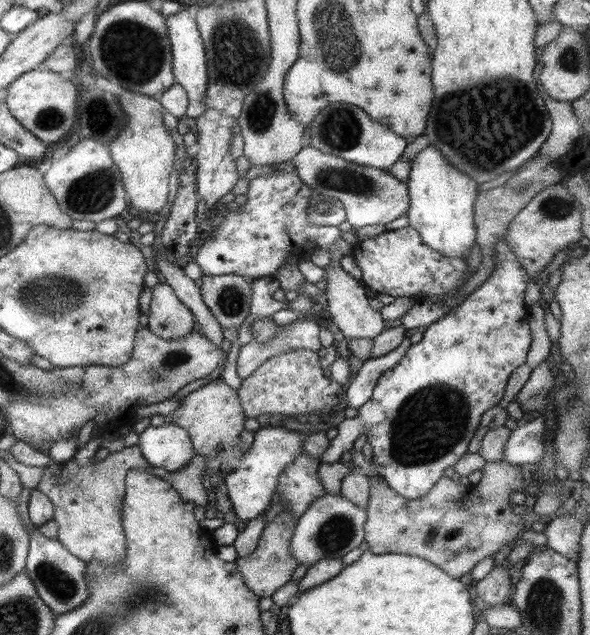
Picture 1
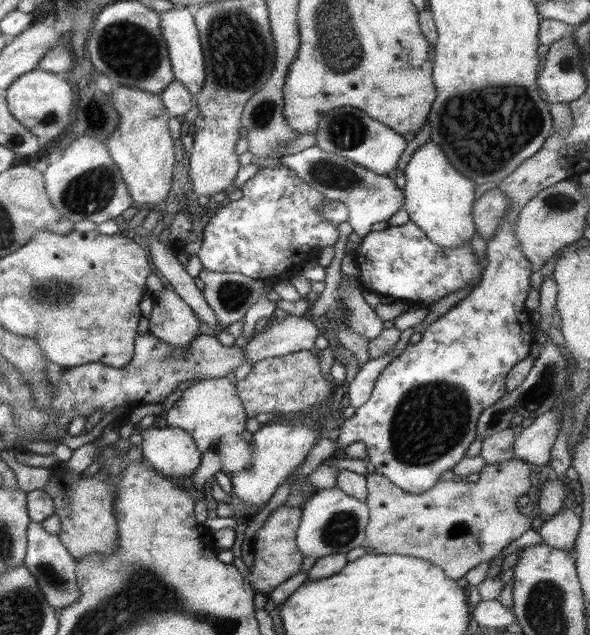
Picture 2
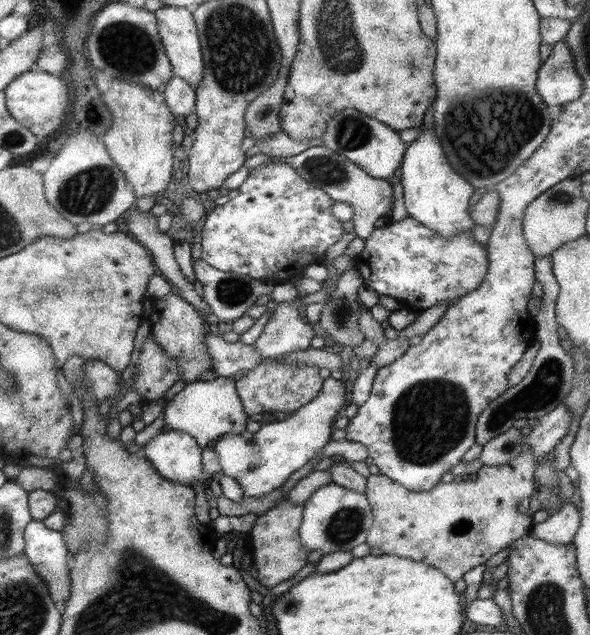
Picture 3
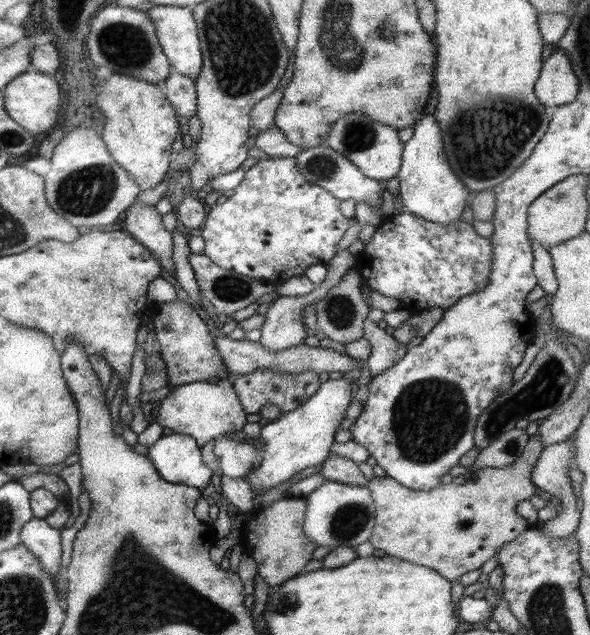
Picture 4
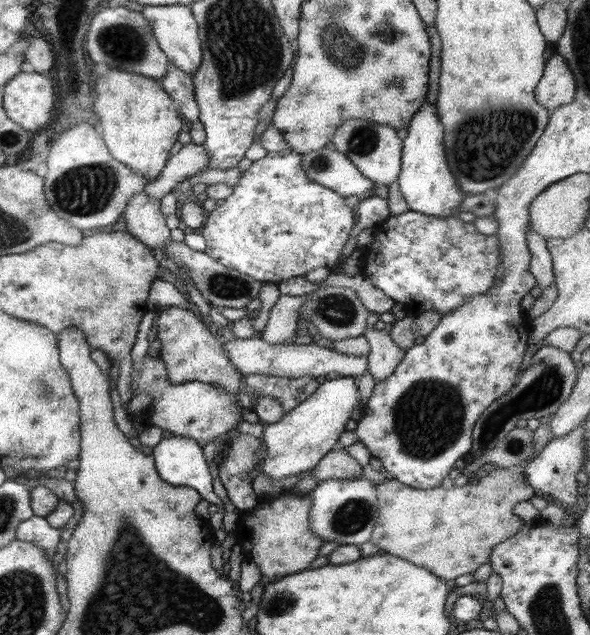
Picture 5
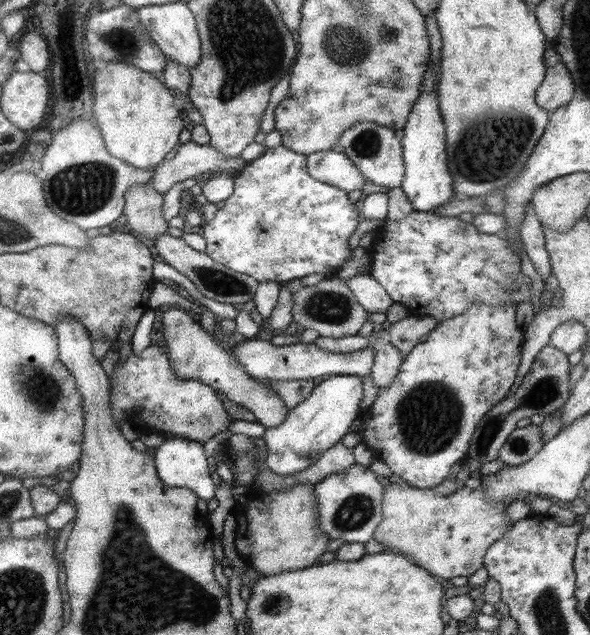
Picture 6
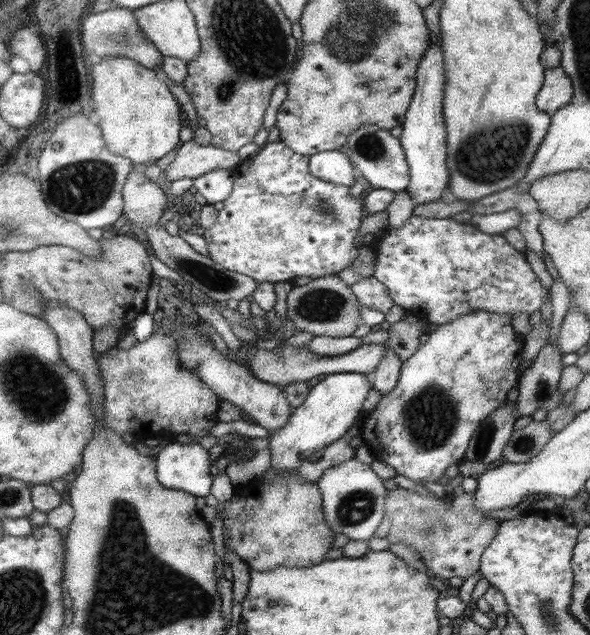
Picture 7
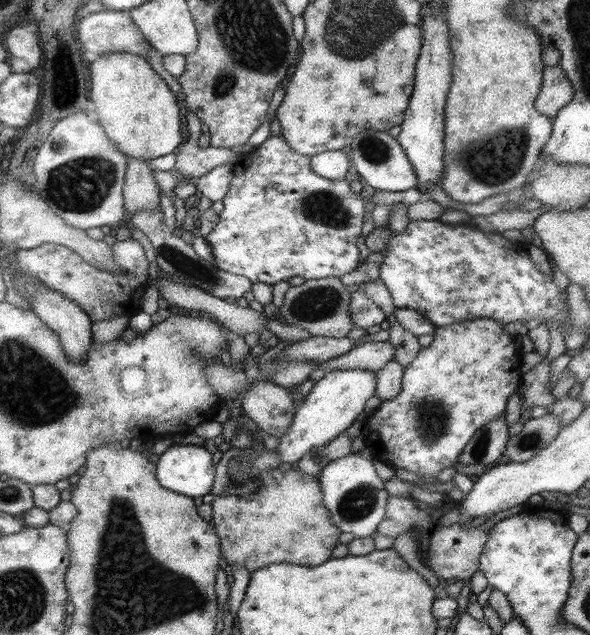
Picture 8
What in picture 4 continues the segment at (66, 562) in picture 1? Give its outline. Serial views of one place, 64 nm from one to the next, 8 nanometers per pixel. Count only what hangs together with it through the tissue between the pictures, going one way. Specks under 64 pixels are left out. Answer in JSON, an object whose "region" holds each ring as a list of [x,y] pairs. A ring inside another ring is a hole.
{"region":[[[31,517],[19,530],[19,542],[25,544],[27,550],[39,560],[41,570],[53,577],[59,569],[61,545],[60,529],[51,528],[44,519]]]}

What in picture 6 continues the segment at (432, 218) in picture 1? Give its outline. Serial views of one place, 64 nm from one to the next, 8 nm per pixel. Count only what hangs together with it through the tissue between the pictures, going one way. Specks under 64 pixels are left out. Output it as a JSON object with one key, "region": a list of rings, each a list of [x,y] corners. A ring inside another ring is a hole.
{"region":[[[427,60],[427,70],[421,80],[421,92],[413,102],[409,117],[402,127],[403,135],[400,139],[405,173],[399,188],[407,196],[413,211],[427,212],[431,208],[443,206],[445,202],[455,198],[453,192],[453,179],[446,163],[445,128],[439,115],[439,102],[437,102],[437,85],[439,74],[431,67],[431,60]]]}

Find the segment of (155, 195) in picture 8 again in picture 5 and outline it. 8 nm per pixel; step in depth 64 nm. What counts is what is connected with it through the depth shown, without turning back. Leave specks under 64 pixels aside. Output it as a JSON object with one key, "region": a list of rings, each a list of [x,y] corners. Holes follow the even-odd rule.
{"region":[[[143,190],[131,196],[122,216],[125,231],[155,253],[169,240],[169,229],[159,210],[159,200],[147,198]]]}

